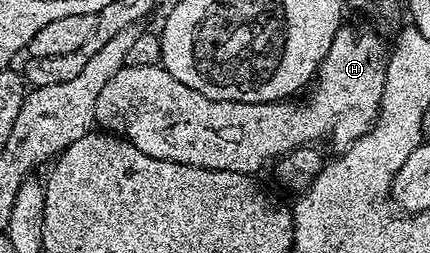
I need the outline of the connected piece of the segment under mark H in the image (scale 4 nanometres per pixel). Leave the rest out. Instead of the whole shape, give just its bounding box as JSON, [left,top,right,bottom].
[96,26,385,174]

